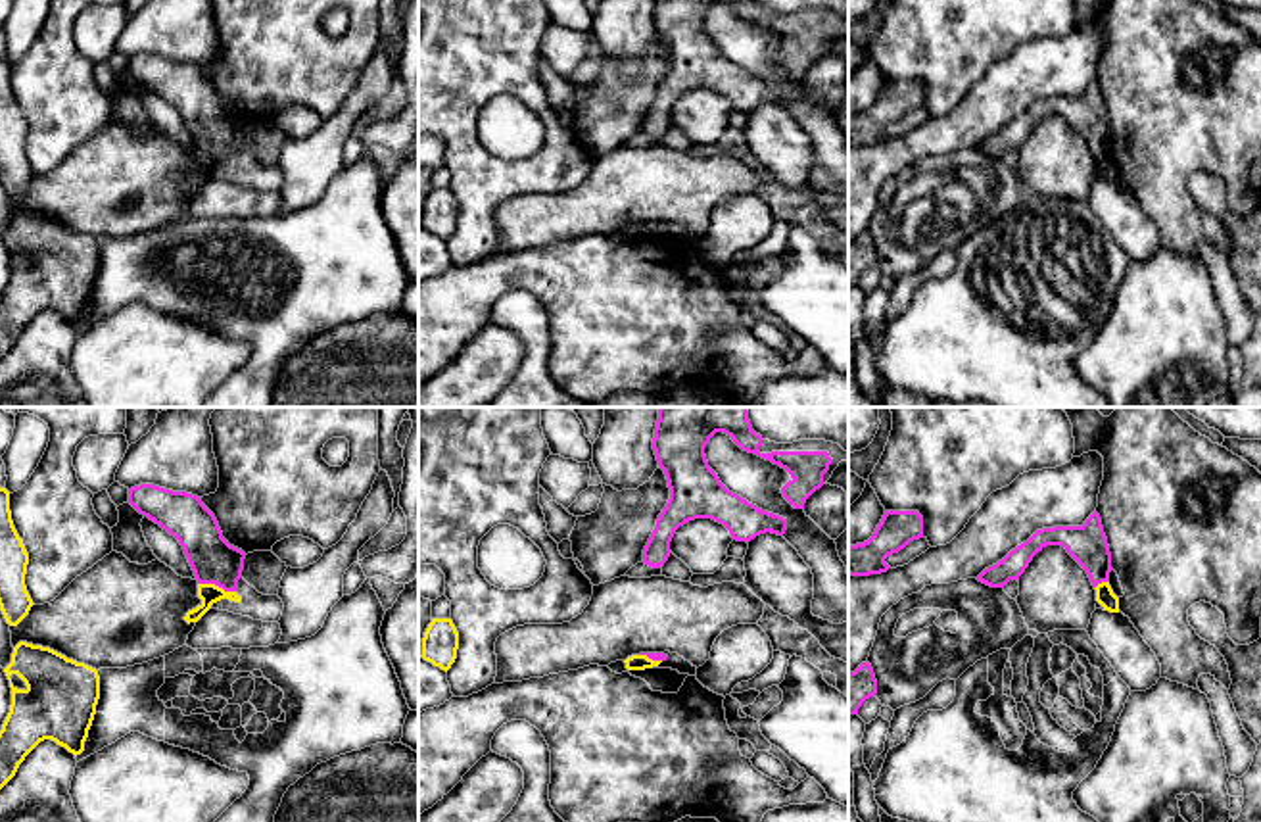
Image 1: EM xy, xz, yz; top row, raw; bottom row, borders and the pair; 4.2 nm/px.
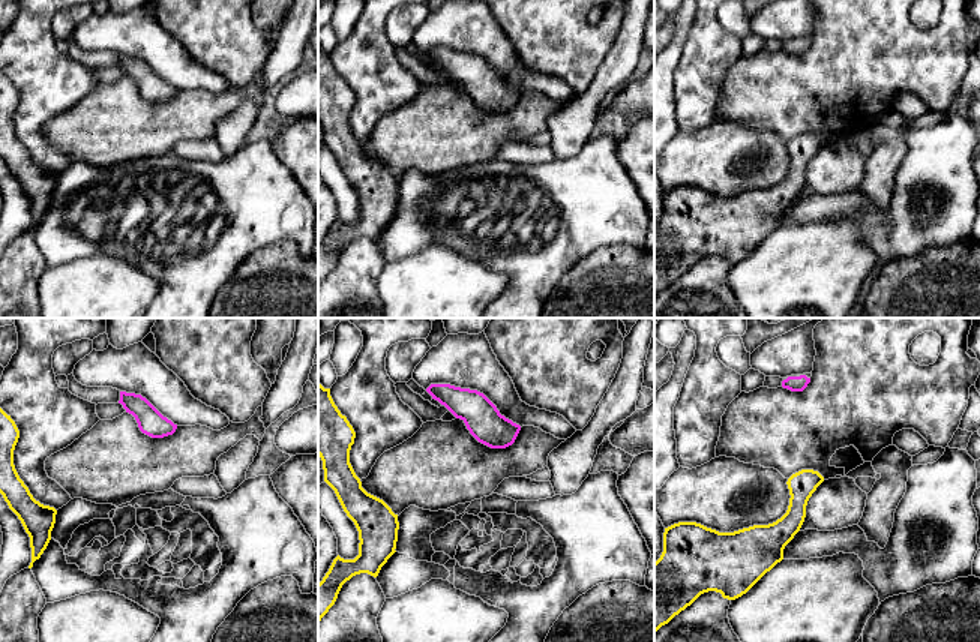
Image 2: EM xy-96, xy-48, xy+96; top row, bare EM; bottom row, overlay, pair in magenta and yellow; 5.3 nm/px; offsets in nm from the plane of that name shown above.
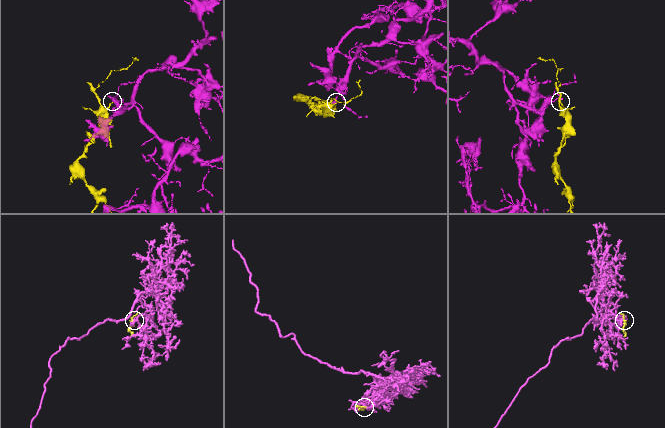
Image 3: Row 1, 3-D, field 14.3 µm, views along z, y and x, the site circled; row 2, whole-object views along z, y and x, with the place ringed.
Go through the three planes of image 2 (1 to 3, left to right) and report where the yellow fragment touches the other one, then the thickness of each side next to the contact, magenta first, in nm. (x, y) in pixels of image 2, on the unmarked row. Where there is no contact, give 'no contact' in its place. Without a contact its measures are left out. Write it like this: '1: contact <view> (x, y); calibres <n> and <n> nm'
1: no contact
2: no contact
3: no contact

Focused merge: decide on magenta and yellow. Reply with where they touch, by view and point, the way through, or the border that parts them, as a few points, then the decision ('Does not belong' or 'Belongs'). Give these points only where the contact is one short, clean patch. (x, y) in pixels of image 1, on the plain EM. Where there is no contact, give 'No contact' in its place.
Touches magenta at xy (217, 154). Boundary: xy (198, 152), (214, 152), (235, 162). Does not belong

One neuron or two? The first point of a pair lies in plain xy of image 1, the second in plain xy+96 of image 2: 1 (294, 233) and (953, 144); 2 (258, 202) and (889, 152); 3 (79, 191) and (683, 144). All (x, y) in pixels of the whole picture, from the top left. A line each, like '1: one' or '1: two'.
1: one
2: two
3: one

